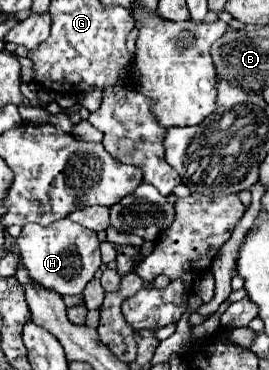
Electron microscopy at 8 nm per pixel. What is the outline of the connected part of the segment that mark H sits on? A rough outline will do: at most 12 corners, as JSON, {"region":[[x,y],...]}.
{"region":[[61,219],[17,237],[29,275],[77,295],[101,267],[97,233]]}

